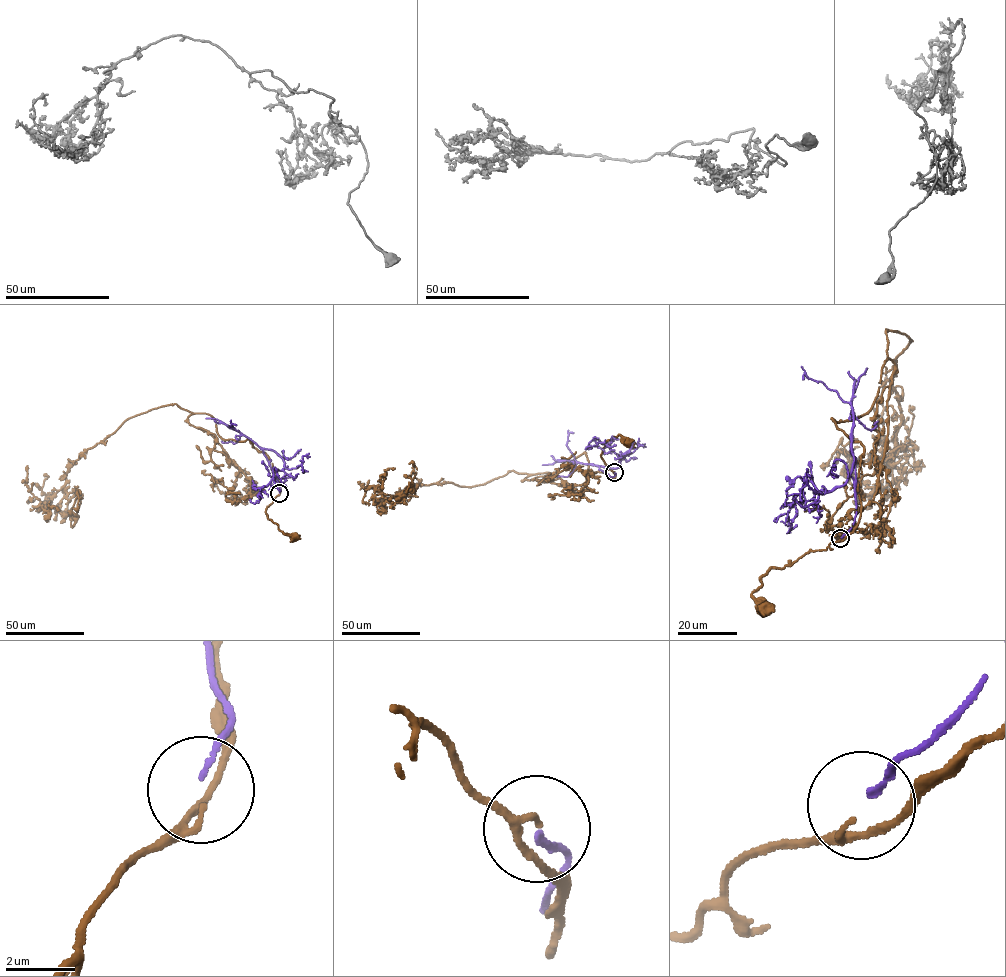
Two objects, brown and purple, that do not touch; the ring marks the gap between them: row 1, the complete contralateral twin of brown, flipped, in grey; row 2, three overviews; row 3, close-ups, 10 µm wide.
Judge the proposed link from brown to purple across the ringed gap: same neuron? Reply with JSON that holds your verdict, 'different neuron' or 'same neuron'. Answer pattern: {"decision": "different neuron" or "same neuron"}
{"decision": "different neuron"}

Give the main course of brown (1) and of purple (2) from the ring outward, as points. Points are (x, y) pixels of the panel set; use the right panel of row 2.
1: (840, 540), (764, 574), (761, 585), (751, 594), (765, 608)
2: (841, 538), (856, 512), (851, 450), (843, 485), (818, 490), (809, 481), (795, 497), (789, 532), (797, 525)

